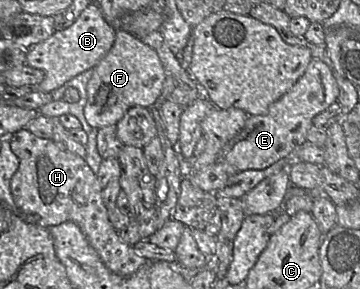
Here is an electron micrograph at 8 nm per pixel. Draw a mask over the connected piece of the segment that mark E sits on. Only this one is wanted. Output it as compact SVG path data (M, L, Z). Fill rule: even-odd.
M312 58L305 73L265 114L248 117L243 129L224 145L220 158L240 172L265 169L282 158L291 157L306 142L313 118L335 102L338 95L338 84L329 66Z

